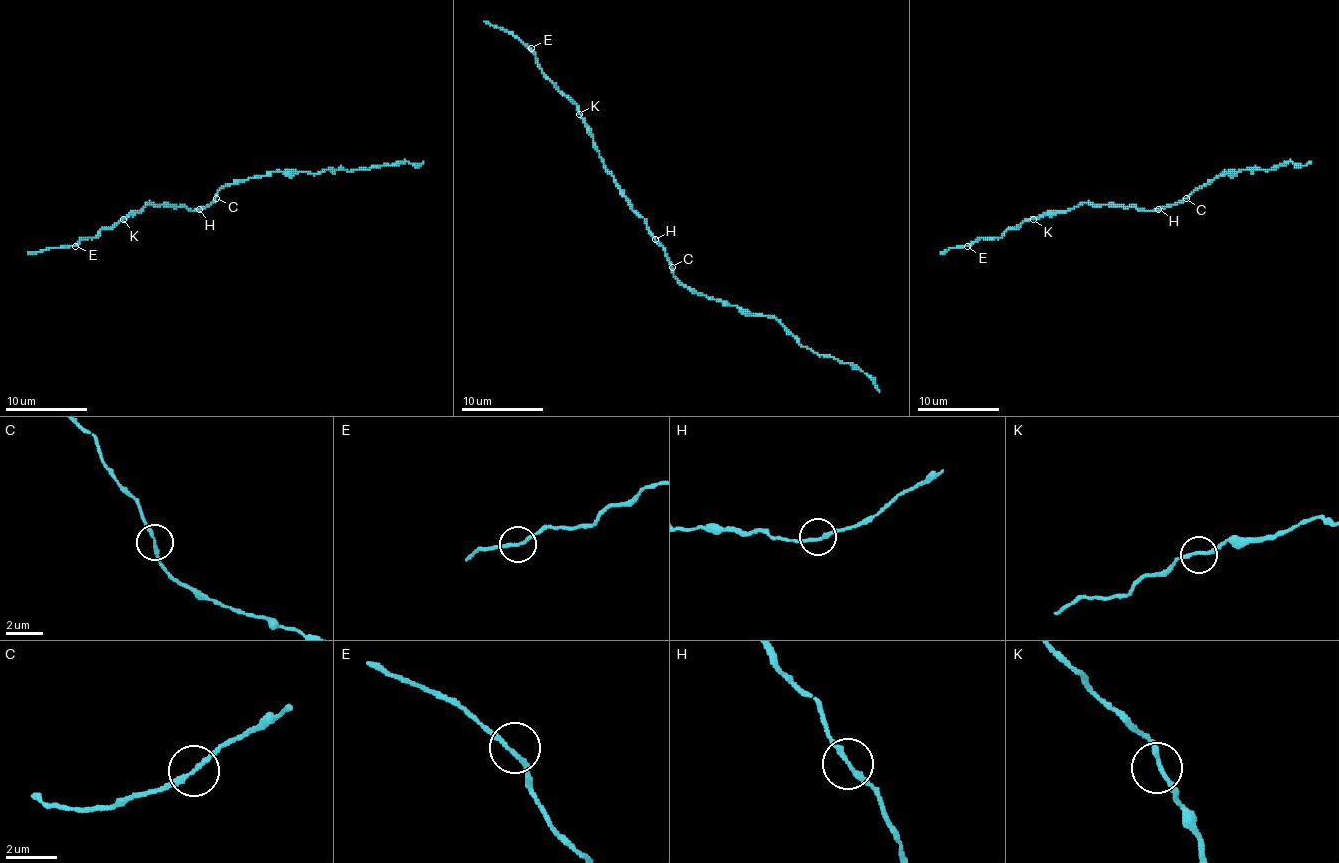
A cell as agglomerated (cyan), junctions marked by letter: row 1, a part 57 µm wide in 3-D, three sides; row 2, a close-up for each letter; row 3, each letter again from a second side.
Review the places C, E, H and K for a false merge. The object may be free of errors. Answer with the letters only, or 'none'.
none

